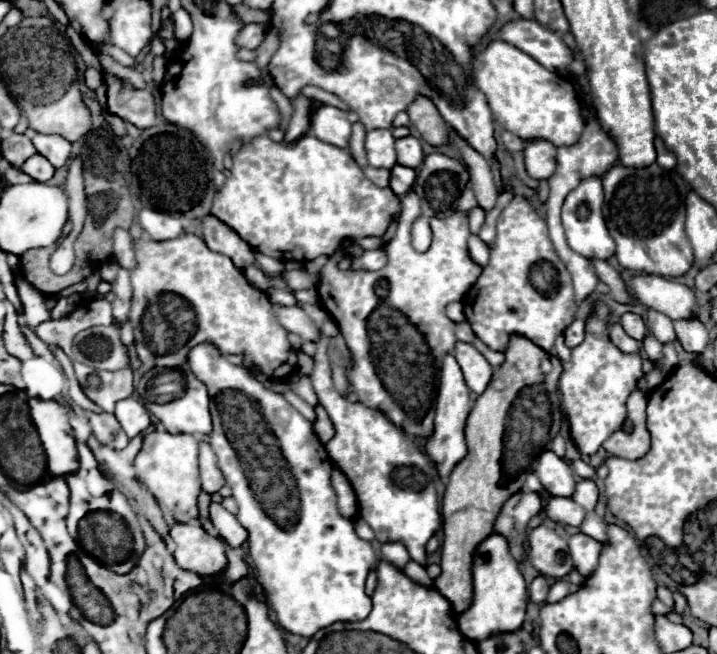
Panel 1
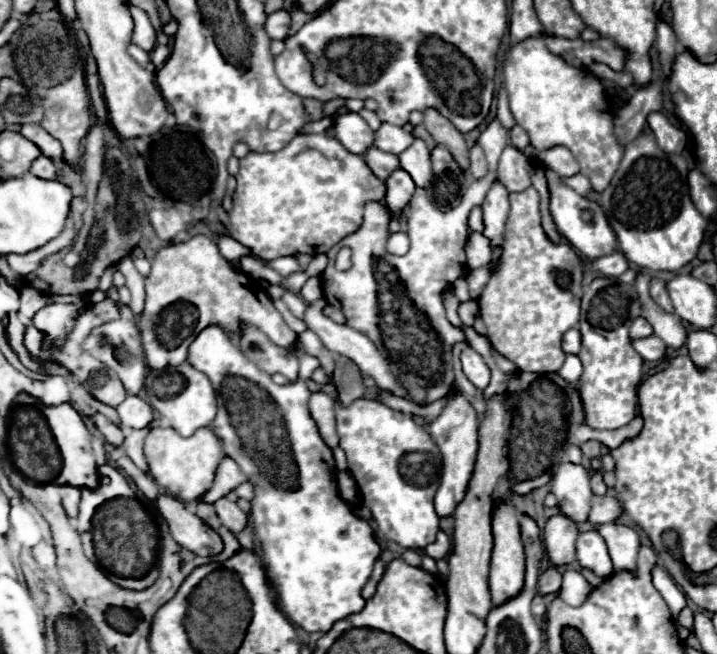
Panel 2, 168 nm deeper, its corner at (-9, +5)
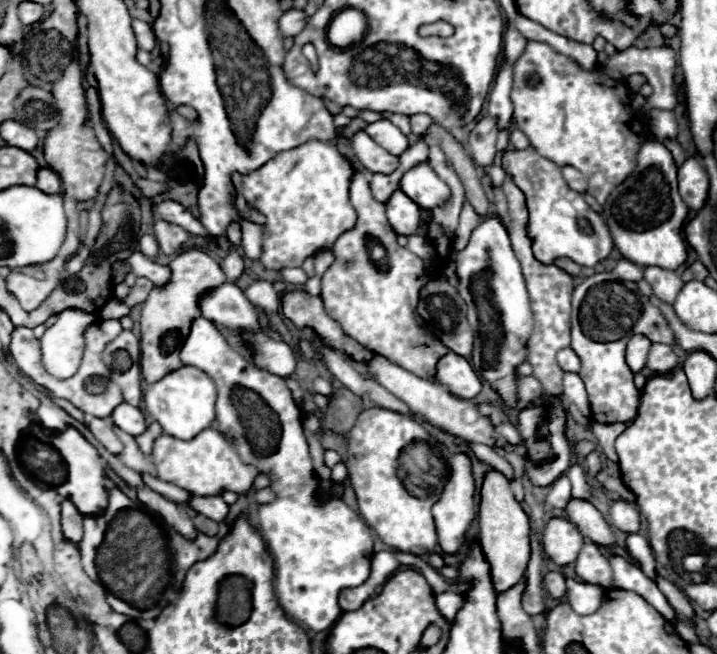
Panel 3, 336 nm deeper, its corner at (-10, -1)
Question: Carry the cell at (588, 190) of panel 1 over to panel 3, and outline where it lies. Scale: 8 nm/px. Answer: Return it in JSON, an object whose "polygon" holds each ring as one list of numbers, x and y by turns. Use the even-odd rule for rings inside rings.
{"polygon":[[528,147,524,151,504,151,502,167,526,195,530,213,528,229,530,237,534,237,534,255,542,263,552,263,556,257,568,257,578,265,594,267,596,263,608,259,614,249,608,225,606,229,592,227,590,215,594,215,594,211,578,191,572,191,564,183,560,167,556,163,536,153,534,147]]}

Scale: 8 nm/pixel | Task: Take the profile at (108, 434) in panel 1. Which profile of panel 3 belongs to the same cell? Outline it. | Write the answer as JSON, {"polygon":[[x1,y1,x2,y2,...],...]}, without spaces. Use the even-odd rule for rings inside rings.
{"polygon":[[92,419,90,421,90,431,92,435,114,455,122,453,122,441,116,437,116,433,112,431,112,425,106,419]]}

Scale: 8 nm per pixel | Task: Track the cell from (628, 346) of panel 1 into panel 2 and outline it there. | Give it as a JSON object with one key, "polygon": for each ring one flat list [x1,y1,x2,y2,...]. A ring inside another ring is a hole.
{"polygon":[[657,335,637,339,637,341,633,341,633,347,643,357,643,361,647,361,647,363,661,361,665,357,665,349,667,349,665,343,661,343,661,339,657,339]]}

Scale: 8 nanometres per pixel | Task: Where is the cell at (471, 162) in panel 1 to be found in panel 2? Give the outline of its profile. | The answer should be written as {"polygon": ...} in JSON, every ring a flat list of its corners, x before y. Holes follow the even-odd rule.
{"polygon":[[495,181,481,207,483,207,483,225,485,225,483,235,489,239,491,249,501,247,505,221,509,215,509,191,499,181]]}

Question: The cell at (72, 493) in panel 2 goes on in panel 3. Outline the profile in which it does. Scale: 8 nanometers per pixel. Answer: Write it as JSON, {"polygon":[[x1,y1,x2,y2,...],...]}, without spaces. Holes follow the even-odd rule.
{"polygon":[[70,499,62,501,62,531,68,541,76,543,82,539,82,519,84,515,76,509]]}

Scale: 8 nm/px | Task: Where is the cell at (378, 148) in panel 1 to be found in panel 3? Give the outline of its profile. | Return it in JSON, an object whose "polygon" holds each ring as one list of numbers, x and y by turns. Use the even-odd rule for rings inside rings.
{"polygon":[[380,119,376,123,370,123,366,127,366,133,388,153,392,155,402,155,408,149,408,139,406,135,388,119]]}

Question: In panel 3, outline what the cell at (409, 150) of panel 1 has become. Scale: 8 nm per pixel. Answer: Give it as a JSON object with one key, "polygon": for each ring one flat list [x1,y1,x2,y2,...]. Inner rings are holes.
{"polygon":[[428,161,406,171,400,181,400,189,422,209,434,209,436,205,442,205,446,197,450,197,448,185,434,173,434,169,430,169]]}

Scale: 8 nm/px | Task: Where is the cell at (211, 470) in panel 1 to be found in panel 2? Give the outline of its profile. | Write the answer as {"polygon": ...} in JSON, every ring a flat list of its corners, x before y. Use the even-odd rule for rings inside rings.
{"polygon":[[225,457,217,469,217,477,215,477,215,483,213,487,201,495,199,501,203,503,215,503,219,497,227,495,231,489,239,487,241,483,245,483,245,473,237,467,237,463,231,459,231,457]]}

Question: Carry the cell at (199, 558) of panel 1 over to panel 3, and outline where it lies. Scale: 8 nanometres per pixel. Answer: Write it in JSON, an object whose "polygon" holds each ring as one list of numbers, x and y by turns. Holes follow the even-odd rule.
{"polygon":[[144,487,144,489,138,489,138,499,152,511,156,511,170,527,174,527,182,537,186,539,194,539,198,535,192,519,188,517,186,509,166,497,162,497,160,493,152,491,150,487]]}

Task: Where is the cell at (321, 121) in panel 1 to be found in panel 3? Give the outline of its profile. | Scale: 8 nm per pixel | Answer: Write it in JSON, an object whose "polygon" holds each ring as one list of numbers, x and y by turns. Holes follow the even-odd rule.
{"polygon":[[356,131,350,139,354,157,358,163,374,173,392,173,398,165,398,157,390,155,386,149,382,149,376,141,368,137,366,131]]}

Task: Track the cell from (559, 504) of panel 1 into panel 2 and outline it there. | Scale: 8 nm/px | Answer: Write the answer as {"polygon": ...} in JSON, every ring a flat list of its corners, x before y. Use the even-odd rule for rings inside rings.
{"polygon":[[593,495,589,523,593,523,593,525,611,523,611,521,617,521,621,517,621,513,623,513,623,507,621,507,621,503,615,497]]}

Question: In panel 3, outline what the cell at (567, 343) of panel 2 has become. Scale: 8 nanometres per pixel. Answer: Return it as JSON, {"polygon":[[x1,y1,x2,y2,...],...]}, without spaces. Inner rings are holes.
{"polygon":[[564,347,558,351,558,365,564,369,564,371,578,371,580,369,580,357,574,353,572,347]]}

